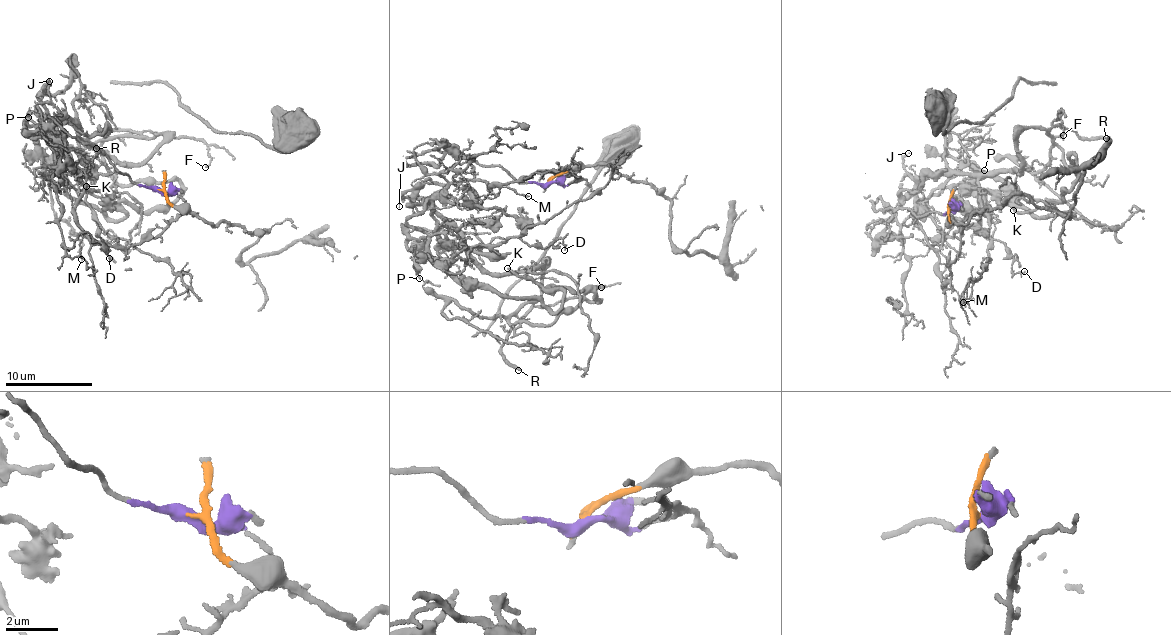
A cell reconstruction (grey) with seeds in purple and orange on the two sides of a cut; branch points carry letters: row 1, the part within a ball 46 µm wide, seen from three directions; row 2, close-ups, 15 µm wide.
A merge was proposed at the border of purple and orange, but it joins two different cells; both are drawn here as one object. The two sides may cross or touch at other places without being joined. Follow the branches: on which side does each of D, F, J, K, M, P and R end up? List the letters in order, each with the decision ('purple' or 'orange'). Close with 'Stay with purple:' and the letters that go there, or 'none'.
D: purple
F: purple
J: purple
K: purple
M: purple
P: purple
R: purple
Stay with purple: D, F, J, K, M, P, R

